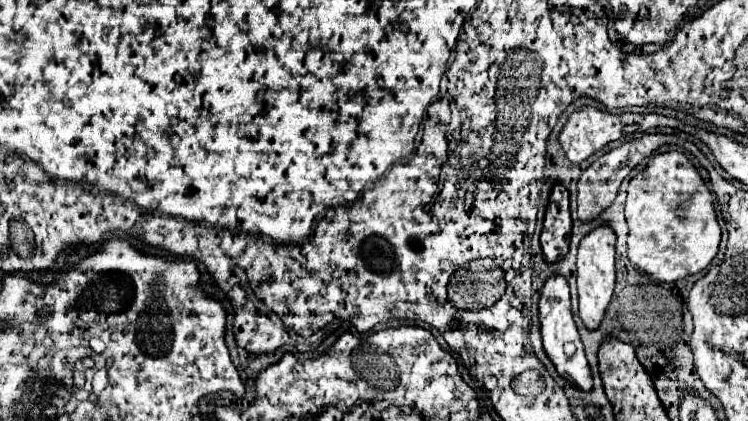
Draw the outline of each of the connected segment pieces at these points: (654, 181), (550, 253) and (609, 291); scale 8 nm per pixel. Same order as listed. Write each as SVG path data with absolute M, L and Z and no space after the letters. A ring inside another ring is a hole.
M679 151L655 155L649 165L629 181L625 219L629 225L629 261L635 269L657 281L673 283L699 273L719 251L721 227L715 217L713 197L697 169Z
M555 185L545 213L541 249L545 261L561 261L569 251L571 241L571 215L569 215L569 193L563 185Z
M601 225L585 235L577 253L577 289L579 289L579 317L587 329L597 329L605 317L607 305L615 289L615 233Z

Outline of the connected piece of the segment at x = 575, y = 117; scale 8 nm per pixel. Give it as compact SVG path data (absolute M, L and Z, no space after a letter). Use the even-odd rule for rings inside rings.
M583 107L579 109L577 113L571 115L571 119L567 121L567 125L563 127L561 135L559 135L559 141L561 141L561 147L567 155L569 161L573 163L581 163L585 161L587 157L591 157L593 153L597 153L599 149L603 149L607 143L611 141L617 141L629 133L635 133L635 131L647 131L651 127L657 127L657 121L653 119L653 115L645 117L645 115L633 115L633 113L623 113L623 115L613 115L613 113L601 113L593 107Z

